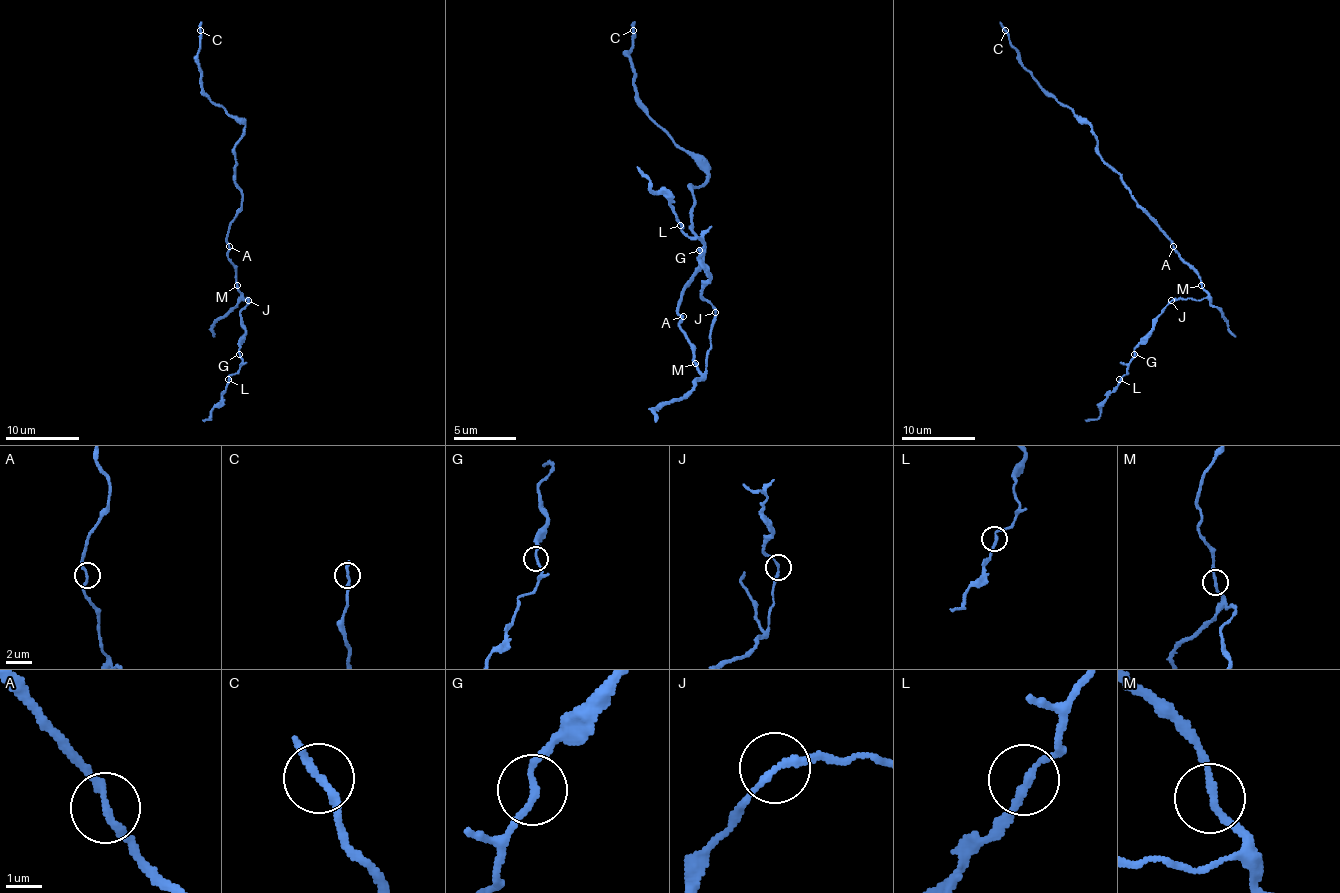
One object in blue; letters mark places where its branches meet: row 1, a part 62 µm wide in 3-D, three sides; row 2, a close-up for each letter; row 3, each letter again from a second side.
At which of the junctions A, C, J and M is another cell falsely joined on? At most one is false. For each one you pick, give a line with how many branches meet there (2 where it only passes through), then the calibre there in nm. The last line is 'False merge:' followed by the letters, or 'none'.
J: Branches: 2. Thickness 190 nm
False merge: J

